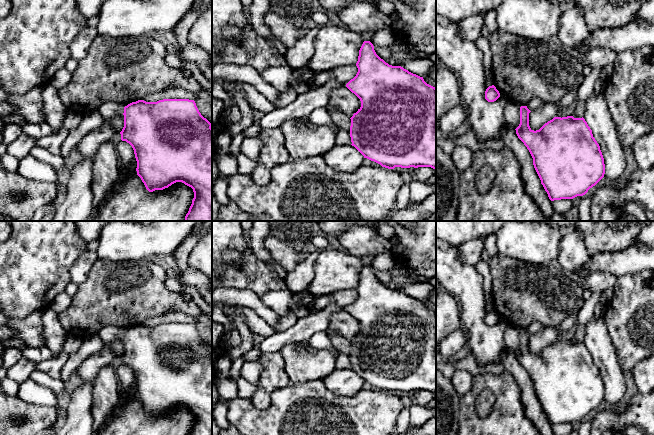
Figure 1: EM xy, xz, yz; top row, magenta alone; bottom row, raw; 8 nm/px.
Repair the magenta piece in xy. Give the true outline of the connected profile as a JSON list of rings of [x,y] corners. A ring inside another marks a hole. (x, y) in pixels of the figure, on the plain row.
[[[138,324],[125,331],[108,325],[102,327],[97,335],[104,342],[123,337],[121,364],[132,370],[137,385],[137,399],[149,416],[182,406],[194,416],[189,435],[212,435],[212,348],[201,339],[194,324]]]

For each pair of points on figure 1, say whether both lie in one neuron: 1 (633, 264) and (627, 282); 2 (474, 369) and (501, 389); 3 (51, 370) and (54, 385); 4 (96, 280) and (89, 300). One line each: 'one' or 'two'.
1: two
2: two
3: two
4: one

